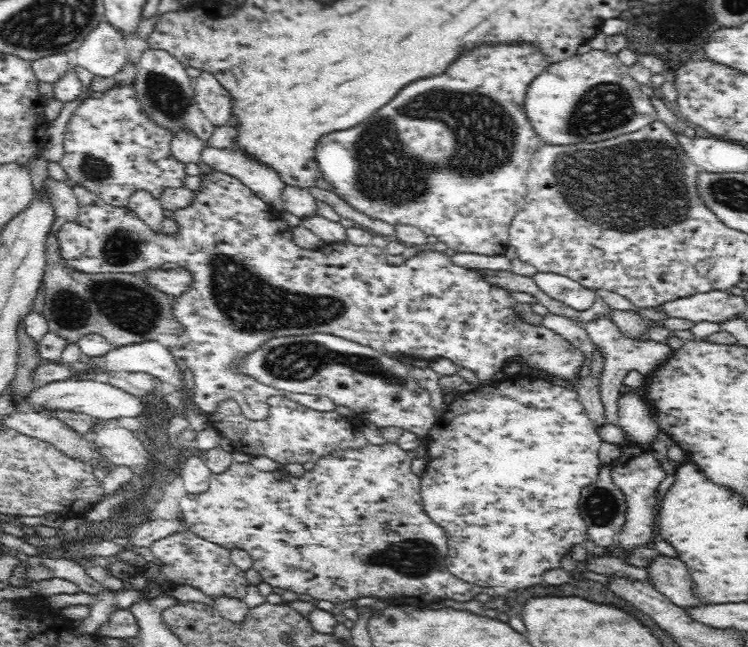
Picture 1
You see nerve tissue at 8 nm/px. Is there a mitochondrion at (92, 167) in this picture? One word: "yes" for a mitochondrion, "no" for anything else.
yes

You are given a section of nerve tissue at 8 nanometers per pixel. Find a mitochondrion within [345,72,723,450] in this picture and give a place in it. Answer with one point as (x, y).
(379, 154)

